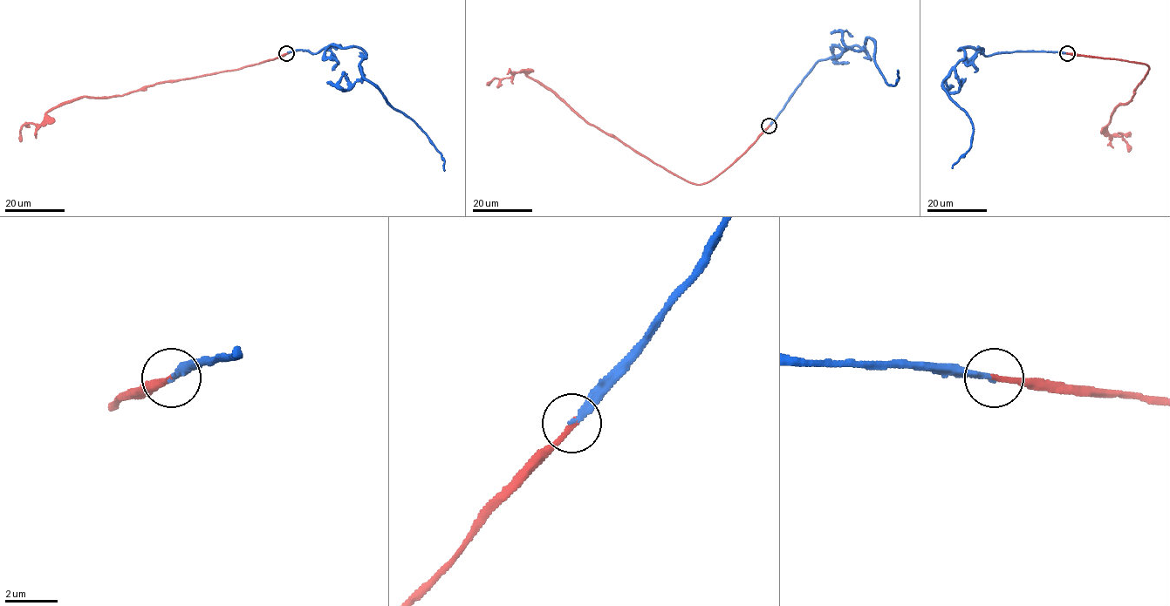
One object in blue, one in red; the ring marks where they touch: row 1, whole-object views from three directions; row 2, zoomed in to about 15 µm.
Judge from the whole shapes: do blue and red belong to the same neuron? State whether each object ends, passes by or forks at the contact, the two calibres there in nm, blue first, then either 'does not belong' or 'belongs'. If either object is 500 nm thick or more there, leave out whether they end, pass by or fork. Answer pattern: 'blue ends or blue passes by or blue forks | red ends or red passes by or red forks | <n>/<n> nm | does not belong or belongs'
blue ends | red ends | 220/220 nm | belongs

